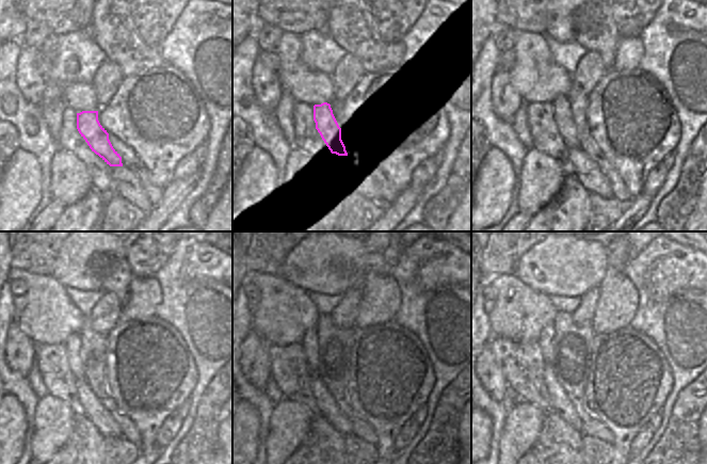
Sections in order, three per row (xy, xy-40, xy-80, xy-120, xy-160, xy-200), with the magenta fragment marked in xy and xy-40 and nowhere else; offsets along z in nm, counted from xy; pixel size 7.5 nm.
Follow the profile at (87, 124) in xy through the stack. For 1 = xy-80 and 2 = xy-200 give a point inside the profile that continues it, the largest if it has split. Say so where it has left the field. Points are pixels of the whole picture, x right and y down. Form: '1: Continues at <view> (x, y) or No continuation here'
1: Continues at xy-80 (561, 111)
2: Continues at xy-200 (546, 339).

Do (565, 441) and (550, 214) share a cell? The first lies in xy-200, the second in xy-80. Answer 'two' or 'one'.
one

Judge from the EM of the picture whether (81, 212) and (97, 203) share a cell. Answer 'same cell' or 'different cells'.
same cell

